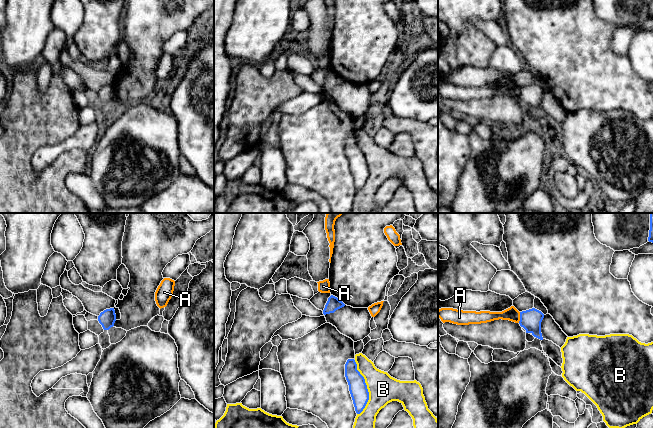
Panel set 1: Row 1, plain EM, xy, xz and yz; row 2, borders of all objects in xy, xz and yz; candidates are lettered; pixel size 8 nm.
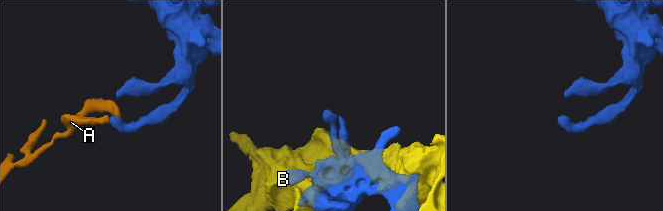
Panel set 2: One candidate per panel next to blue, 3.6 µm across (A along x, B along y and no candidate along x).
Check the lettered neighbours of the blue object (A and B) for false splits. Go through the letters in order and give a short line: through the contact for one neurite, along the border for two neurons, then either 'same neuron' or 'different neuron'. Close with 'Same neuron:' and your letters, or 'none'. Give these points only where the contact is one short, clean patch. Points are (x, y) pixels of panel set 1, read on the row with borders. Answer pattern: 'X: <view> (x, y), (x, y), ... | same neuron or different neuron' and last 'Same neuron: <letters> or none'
A: yz (520, 312), (520, 320), (518, 322) | different neuron
B: different neuron
Same neuron: none

